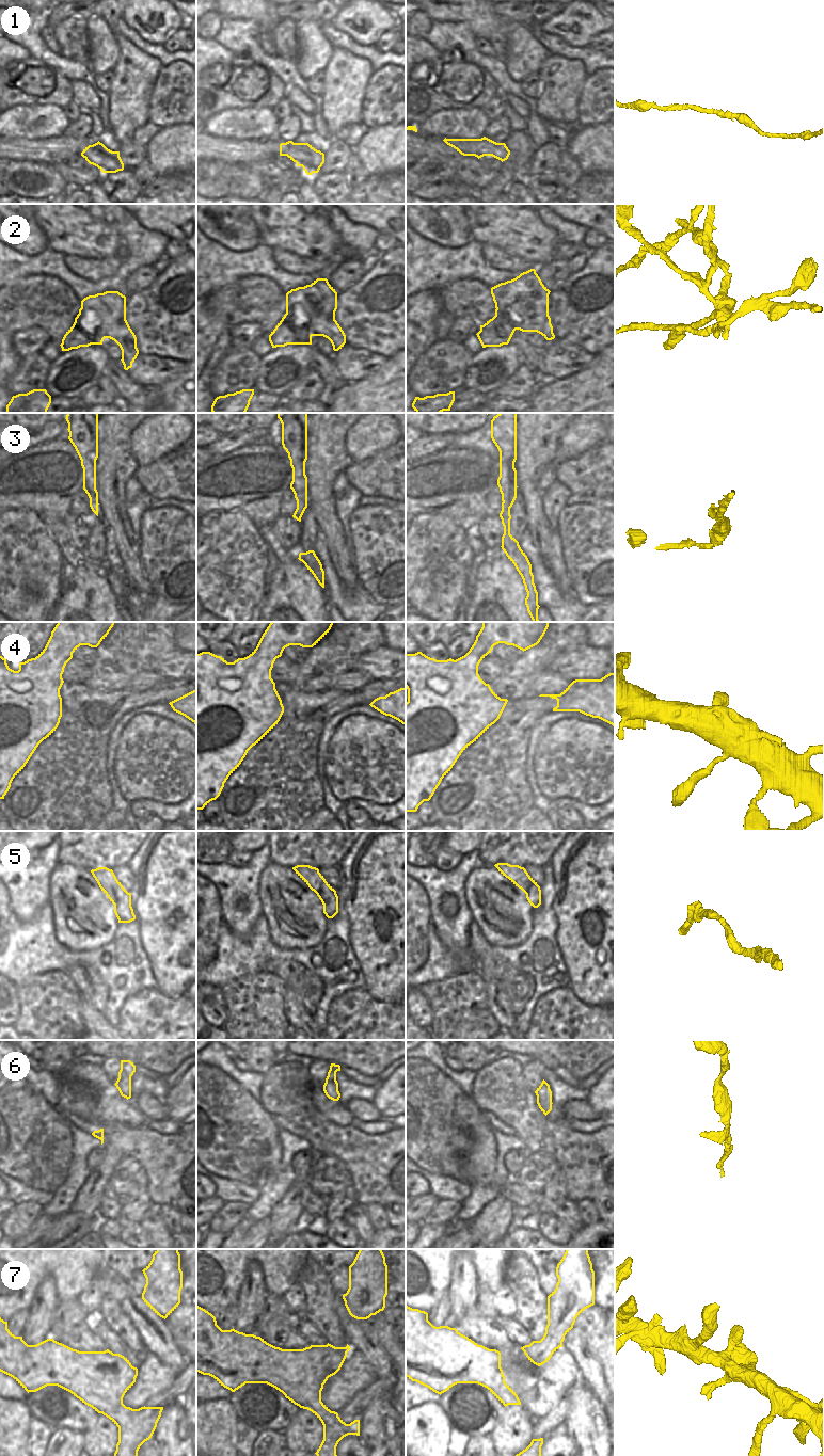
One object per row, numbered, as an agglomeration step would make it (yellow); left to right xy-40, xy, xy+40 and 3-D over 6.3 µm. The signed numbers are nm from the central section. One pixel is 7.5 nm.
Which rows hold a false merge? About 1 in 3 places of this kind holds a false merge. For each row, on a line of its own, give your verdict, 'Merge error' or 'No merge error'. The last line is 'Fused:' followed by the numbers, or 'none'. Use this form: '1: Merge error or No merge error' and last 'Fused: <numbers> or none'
1: No merge error
2: Merge error
3: No merge error
4: No merge error
5: No merge error
6: No merge error
7: No merge error
Fused: 2

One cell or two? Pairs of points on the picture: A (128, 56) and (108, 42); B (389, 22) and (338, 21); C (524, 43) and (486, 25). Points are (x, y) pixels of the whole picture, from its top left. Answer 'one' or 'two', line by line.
A: two
B: one
C: two

